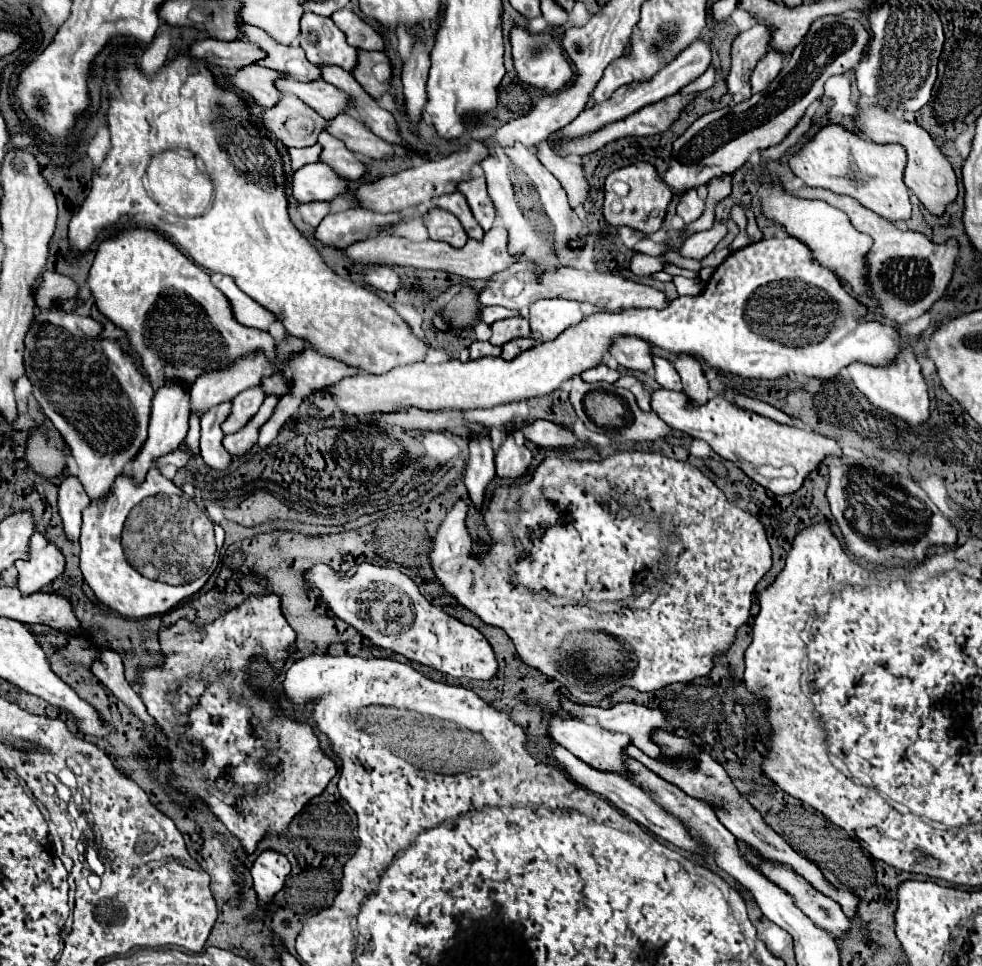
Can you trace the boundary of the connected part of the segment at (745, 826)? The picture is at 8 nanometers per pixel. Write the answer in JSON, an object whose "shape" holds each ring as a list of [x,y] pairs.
{"shape":[[[665,729],[653,731],[653,733],[651,733],[651,739],[653,739],[655,745],[661,747],[663,759],[651,759],[651,757],[647,757],[641,749],[637,749],[637,747],[633,747],[633,745],[627,745],[627,747],[625,747],[625,753],[631,755],[633,759],[641,761],[641,763],[643,763],[647,769],[651,769],[653,773],[659,773],[659,777],[663,777],[665,781],[681,787],[685,793],[689,793],[689,795],[693,795],[693,797],[699,797],[699,799],[707,801],[709,805],[721,805],[721,811],[717,811],[717,817],[719,817],[719,821],[721,821],[737,839],[753,845],[763,857],[789,865],[789,867],[795,869],[803,879],[807,879],[819,893],[823,893],[823,895],[831,897],[833,901],[837,901],[837,903],[845,909],[845,915],[847,915],[847,917],[853,917],[853,915],[855,915],[855,911],[857,911],[857,897],[851,895],[849,891],[839,891],[839,889],[835,889],[811,861],[807,861],[805,857],[801,857],[799,853],[795,853],[795,851],[761,819],[761,815],[737,793],[737,789],[733,787],[733,783],[731,783],[729,775],[725,773],[725,769],[723,769],[705,749],[701,749],[697,743],[693,743],[693,741],[689,741],[689,739],[683,739],[683,737],[679,737],[679,735],[671,733],[671,731],[667,733]]]}

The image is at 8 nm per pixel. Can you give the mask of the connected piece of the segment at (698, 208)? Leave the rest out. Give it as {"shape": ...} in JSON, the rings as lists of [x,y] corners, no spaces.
{"shape":[[[691,189],[689,193],[685,193],[685,195],[681,197],[677,215],[685,221],[685,225],[689,225],[689,223],[693,223],[695,219],[699,219],[699,217],[701,217],[703,209],[705,209],[705,201],[697,195],[697,191],[695,191],[695,189]]]}

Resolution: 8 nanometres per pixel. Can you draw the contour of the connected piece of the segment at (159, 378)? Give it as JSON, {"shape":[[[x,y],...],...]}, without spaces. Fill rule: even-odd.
{"shape":[[[129,227],[117,237],[101,241],[87,277],[87,285],[99,313],[127,333],[129,347],[141,361],[149,383],[155,387],[163,387],[167,381],[191,385],[201,373],[227,369],[235,361],[257,351],[261,351],[271,363],[277,361],[273,337],[263,329],[241,325],[233,315],[229,299],[211,283],[209,273],[153,229]]]}

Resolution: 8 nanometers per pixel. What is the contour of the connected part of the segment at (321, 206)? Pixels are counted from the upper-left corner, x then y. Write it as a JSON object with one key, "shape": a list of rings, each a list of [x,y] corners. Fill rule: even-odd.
{"shape":[[[313,201],[313,203],[299,203],[297,211],[301,215],[301,219],[307,225],[317,227],[319,221],[329,213],[329,203],[327,201]]]}

